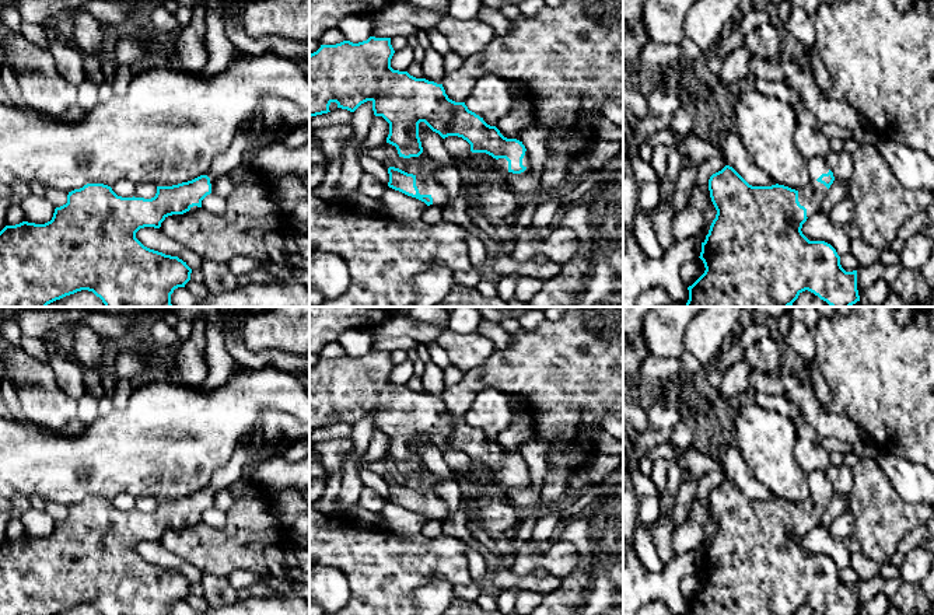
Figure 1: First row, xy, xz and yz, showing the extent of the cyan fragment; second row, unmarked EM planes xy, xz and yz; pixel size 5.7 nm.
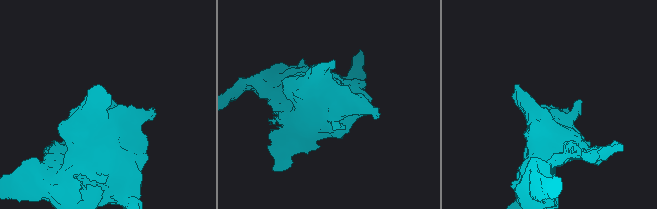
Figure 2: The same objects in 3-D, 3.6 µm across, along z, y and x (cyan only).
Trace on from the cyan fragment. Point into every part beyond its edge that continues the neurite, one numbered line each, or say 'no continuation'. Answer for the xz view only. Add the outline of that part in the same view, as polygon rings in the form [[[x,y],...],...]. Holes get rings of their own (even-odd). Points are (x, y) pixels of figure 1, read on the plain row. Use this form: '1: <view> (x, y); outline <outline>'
1: xz (427, 499); outline [[[434,489],[416,490],[416,500],[420,509],[430,509],[433,511],[431,520],[445,520],[448,513],[447,503],[435,493]]]

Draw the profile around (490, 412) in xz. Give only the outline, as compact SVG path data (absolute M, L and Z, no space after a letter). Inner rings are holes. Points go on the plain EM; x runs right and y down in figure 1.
M485 388L475 396L465 419L487 438L496 440L496 437L511 423L513 406L506 392L494 388Z

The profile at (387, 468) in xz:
M384 457L375 462L364 462L361 459L358 464L358 469L360 468L372 471L386 482L395 481L416 490L434 489L442 479L459 481L462 478L468 478L473 482L487 483L496 474L486 467L471 467L463 472L451 468L451 474L442 478L428 471L424 465L419 471L403 472L398 468L396 461L389 457Z

